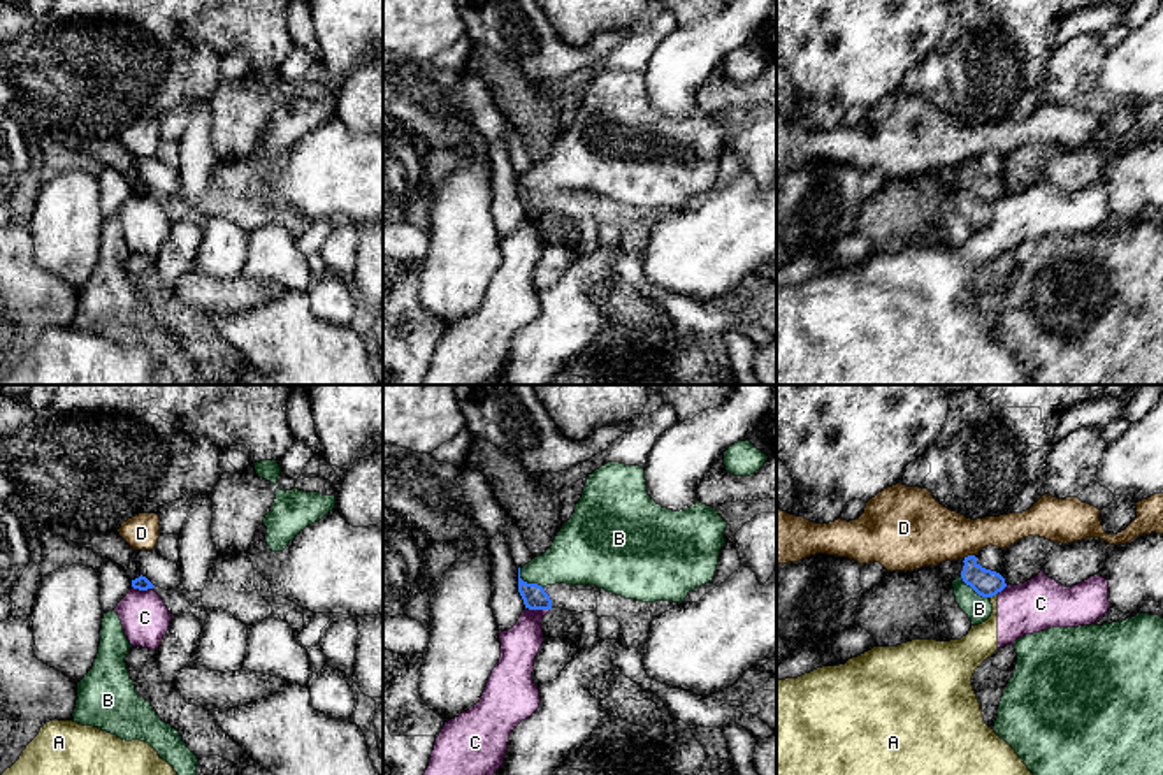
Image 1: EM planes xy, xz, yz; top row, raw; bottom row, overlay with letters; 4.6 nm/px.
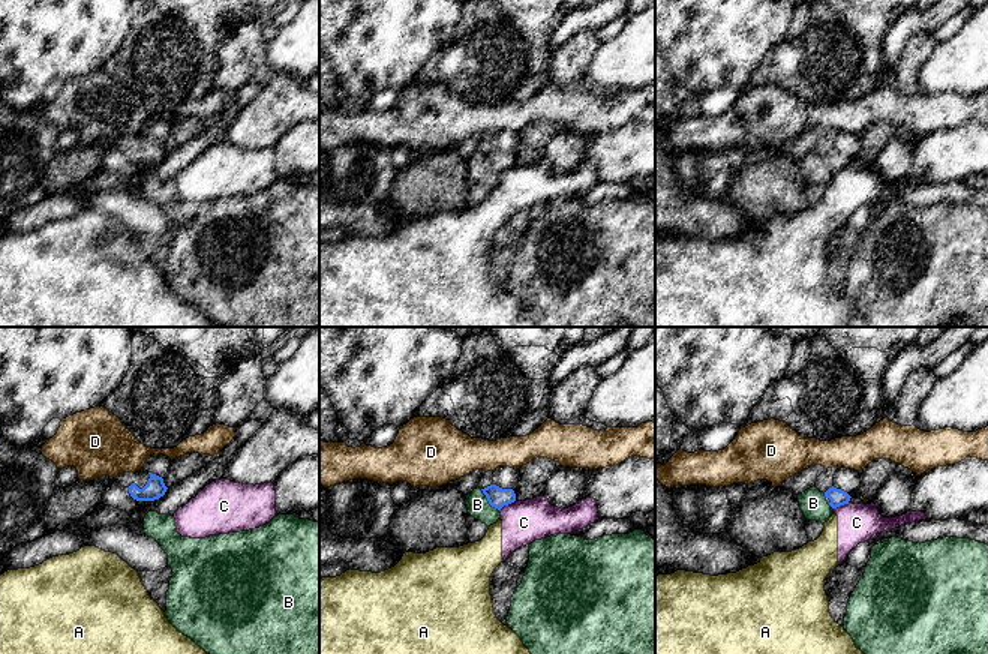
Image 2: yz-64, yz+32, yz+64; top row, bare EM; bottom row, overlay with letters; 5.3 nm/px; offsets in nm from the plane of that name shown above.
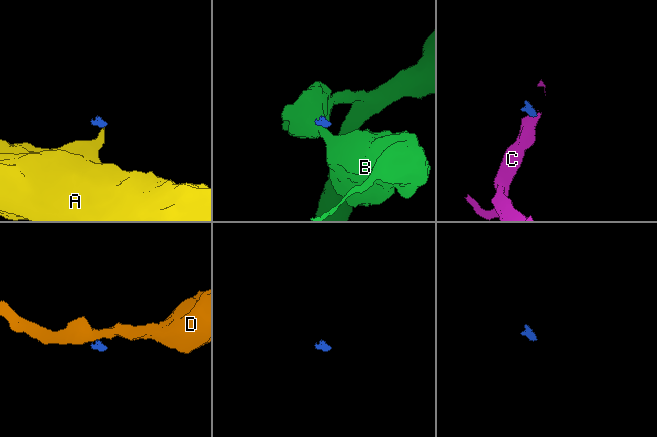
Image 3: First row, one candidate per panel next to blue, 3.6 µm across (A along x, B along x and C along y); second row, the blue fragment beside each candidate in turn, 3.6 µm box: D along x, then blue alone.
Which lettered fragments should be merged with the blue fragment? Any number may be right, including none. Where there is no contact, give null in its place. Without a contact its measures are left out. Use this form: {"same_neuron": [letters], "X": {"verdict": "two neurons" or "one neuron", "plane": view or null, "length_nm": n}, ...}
{"same_neuron": [], "A": {"verdict": "two neurons", "plane": "yz", "length_nm": 50}, "B": {"verdict": "two neurons", "plane": "xz", "length_nm": 140}, "C": {"verdict": "two neurons", "plane": "xz", "length_nm": 110}, "D": {"verdict": "two neurons", "plane": "yz", "length_nm": 60}}

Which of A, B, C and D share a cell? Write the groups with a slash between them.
A C / B / D

